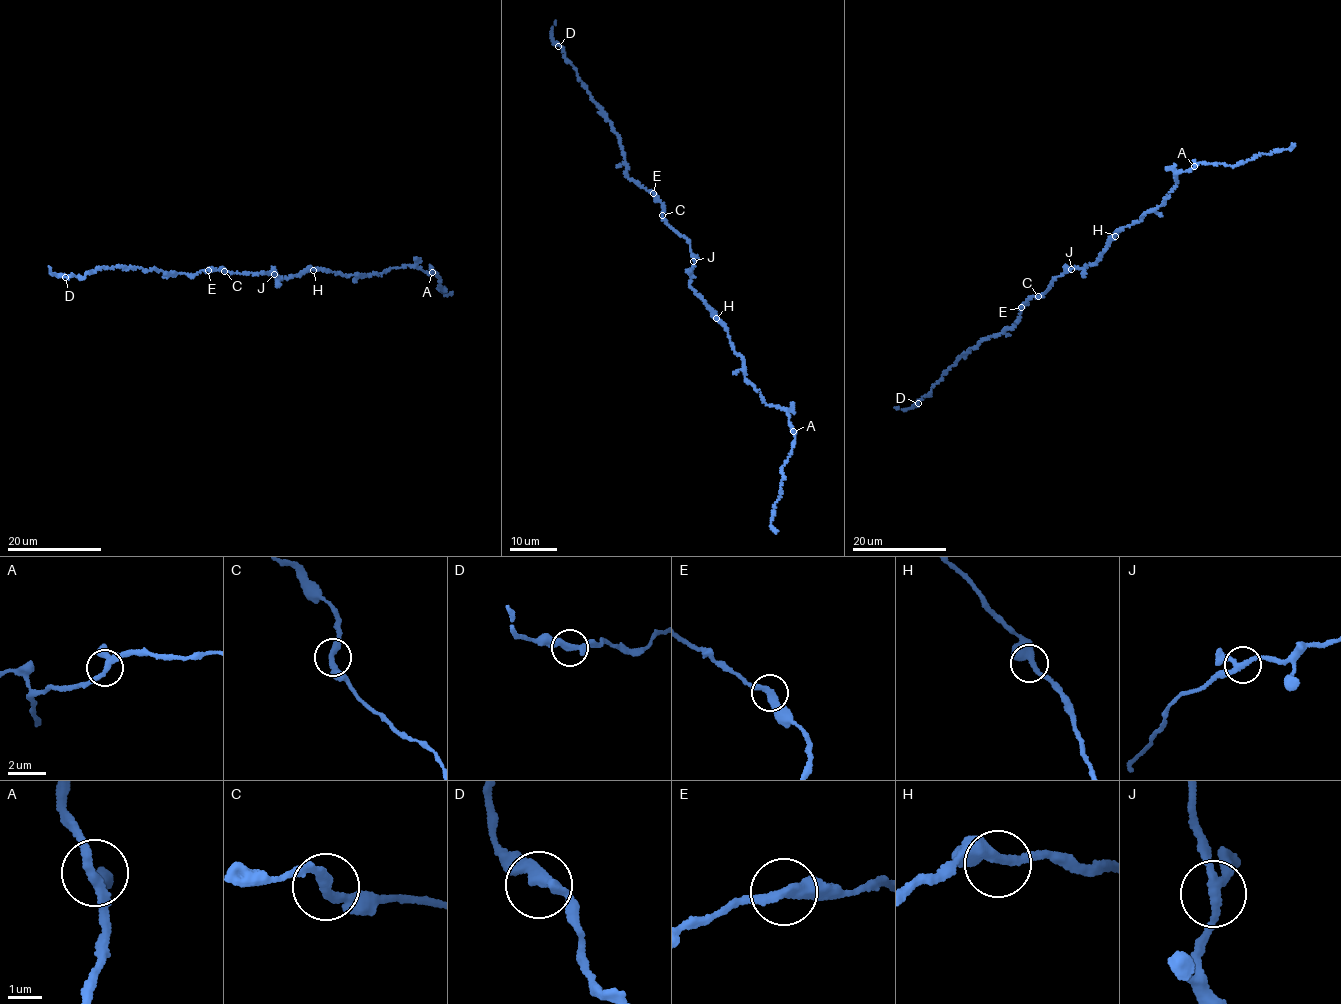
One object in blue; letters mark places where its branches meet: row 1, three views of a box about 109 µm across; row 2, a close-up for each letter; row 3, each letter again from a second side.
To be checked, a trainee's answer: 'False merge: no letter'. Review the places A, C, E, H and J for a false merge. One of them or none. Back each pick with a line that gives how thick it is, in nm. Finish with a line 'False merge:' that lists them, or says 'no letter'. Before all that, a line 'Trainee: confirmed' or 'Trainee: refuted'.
Trainee: confirmed
False merge: no letter

